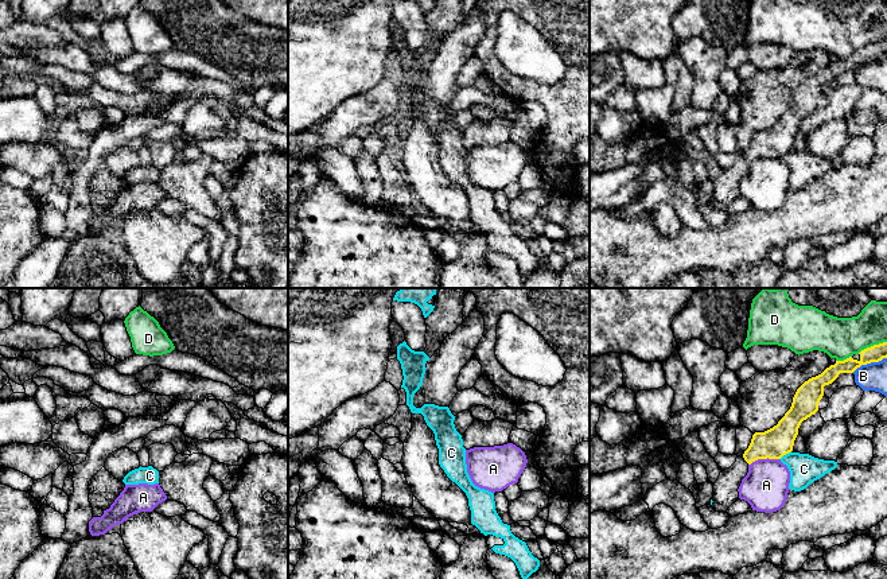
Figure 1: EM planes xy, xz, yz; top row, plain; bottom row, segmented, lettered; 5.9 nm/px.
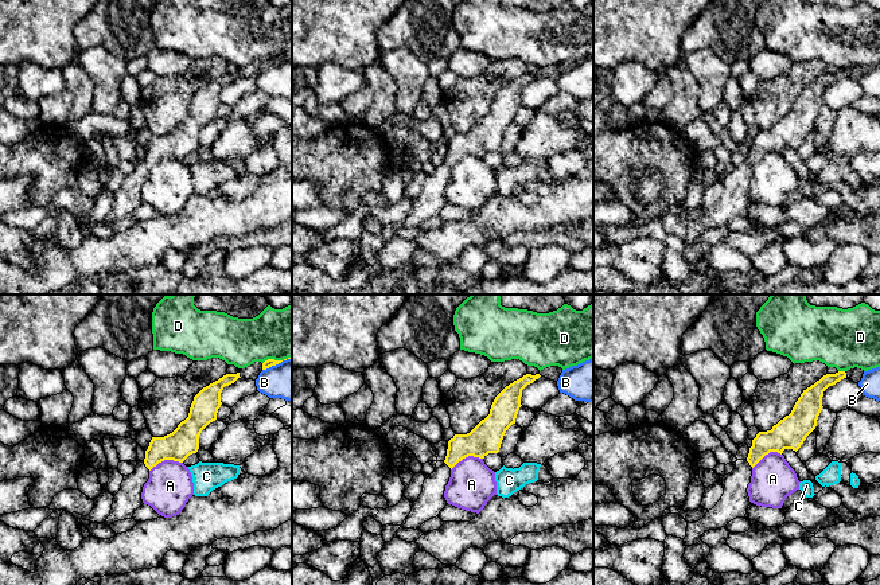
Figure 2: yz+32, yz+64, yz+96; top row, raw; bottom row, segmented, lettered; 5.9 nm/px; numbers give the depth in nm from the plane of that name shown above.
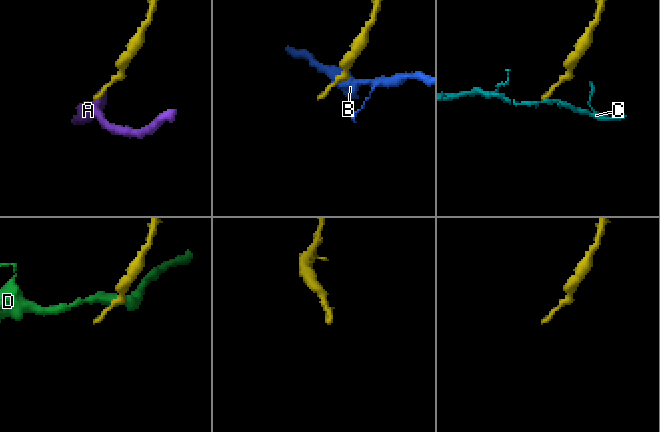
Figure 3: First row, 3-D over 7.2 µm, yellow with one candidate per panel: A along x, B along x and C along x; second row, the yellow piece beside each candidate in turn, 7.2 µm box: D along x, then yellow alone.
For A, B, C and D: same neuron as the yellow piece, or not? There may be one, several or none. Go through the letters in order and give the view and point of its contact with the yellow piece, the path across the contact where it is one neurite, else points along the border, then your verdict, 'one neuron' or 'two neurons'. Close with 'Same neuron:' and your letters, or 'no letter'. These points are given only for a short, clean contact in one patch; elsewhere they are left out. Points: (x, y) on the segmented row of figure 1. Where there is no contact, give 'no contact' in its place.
A: yz (763, 458) | along yz (779, 458), (758, 458), (749, 465) | two neurons
B: yz (868, 362) | along yz (886, 357), (862, 364), (852, 372) | two neurons
C: yz (785, 454) | along yz (790, 451), (779, 458) | two neurons
D: yz (844, 360) | two neurons
Same neuron: no letter

